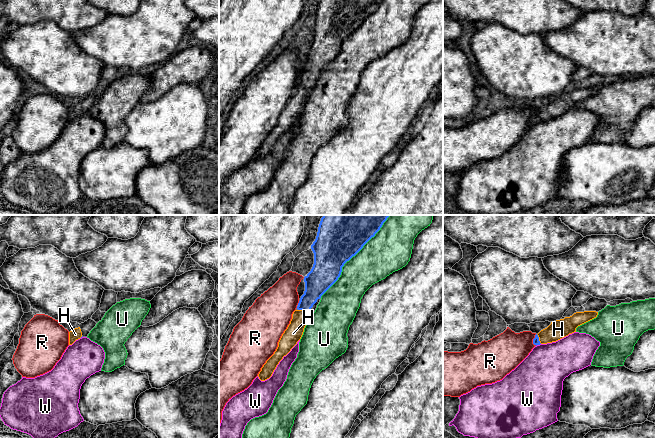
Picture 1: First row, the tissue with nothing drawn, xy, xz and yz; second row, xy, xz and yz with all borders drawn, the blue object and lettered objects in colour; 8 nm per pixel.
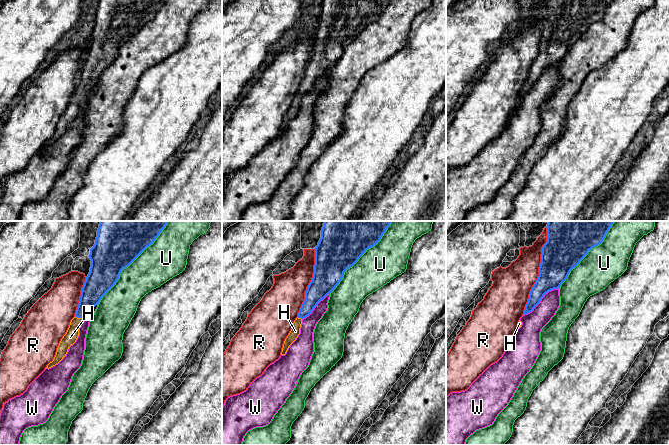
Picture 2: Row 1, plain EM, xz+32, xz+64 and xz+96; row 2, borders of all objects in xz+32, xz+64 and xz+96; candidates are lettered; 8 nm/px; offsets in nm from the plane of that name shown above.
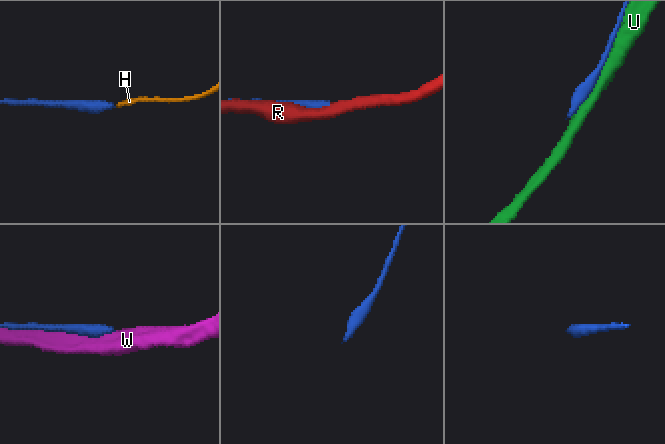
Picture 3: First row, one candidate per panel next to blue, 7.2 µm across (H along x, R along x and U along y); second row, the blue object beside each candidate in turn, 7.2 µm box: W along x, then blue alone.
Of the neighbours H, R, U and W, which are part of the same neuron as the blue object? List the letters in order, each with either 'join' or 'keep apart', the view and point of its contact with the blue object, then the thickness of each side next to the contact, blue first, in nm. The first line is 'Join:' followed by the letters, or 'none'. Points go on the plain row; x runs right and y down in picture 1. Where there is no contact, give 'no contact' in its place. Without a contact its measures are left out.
Join: H
H: join; meets blue in xz at (301, 85); 190 nm thick on the blue side, 140 nm on the other
R: keep apart; meets blue in xz at (298, 79); 200 nm thick on the blue side, 320 nm on the other
U: keep apart; meets blue in xz at (348, 36); 340 nm thick on the blue side, 320 nm on the other
W: keep apart; meets blue in yz at (538, 120); 50 nm thick on the blue side, 380 nm on the other

